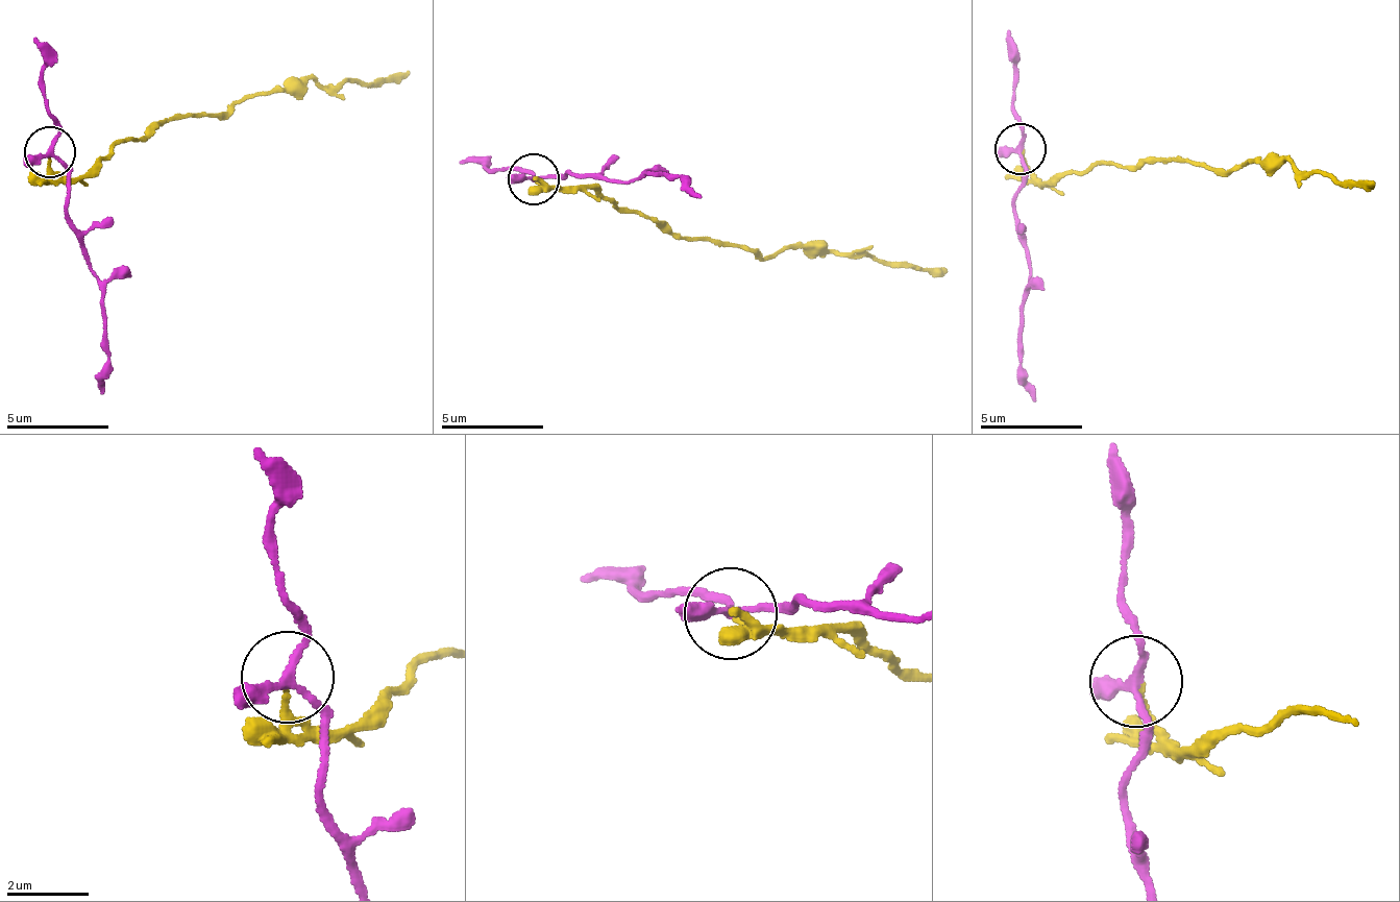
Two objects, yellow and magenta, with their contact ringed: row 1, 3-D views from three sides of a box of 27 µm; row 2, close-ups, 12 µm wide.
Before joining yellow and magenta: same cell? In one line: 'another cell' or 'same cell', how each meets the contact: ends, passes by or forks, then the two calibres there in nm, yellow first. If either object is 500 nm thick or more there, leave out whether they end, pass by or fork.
another cell; yellow ends; magenta forks; calibres 130 and 170 nm

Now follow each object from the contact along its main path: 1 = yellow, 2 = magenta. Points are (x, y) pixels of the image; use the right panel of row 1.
1: (1022, 147), (1031, 173), (1054, 185), (1100, 163), (1169, 161), (1229, 171), (1287, 160), (1337, 183), (1374, 179)
2: (1022, 147), (1025, 170), (1013, 220), (1030, 273), (1026, 286), (1020, 379), (1033, 403)

